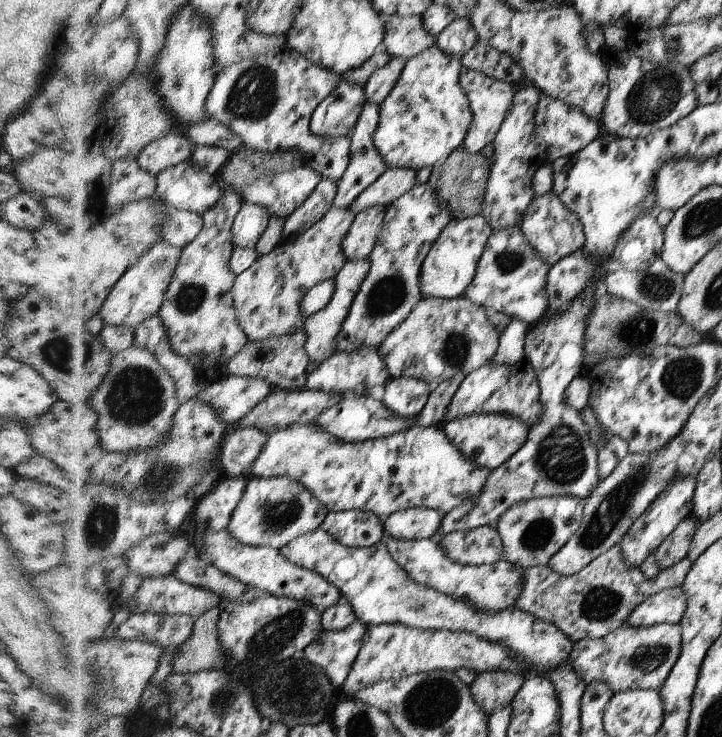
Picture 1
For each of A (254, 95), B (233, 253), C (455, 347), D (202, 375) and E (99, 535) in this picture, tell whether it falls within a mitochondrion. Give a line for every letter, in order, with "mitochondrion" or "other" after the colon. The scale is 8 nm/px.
A: mitochondrion
B: other
C: mitochondrion
D: other
E: mitochondrion

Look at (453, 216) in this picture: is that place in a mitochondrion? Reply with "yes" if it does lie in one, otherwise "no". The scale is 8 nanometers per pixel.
no

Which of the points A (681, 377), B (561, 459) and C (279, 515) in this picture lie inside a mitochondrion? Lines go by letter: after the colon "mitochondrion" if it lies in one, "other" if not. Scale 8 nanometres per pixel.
A: mitochondrion
B: mitochondrion
C: mitochondrion

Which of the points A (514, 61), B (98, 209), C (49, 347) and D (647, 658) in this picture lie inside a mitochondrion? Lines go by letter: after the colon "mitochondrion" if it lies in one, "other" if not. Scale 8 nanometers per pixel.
A: other
B: other
C: mitochondrion
D: mitochondrion

